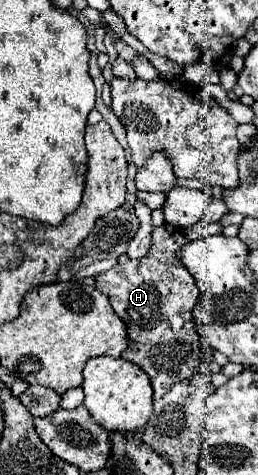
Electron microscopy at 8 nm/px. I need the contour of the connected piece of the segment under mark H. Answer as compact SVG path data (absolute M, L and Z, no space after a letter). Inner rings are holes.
M162 225L154 229L146 257L114 265L96 275L96 289L108 295L110 305L128 329L130 343L122 351L122 357L140 365L150 375L154 397L162 397L174 383L190 379L206 359L192 323L198 287L176 255L184 245L186 237L178 227Z

